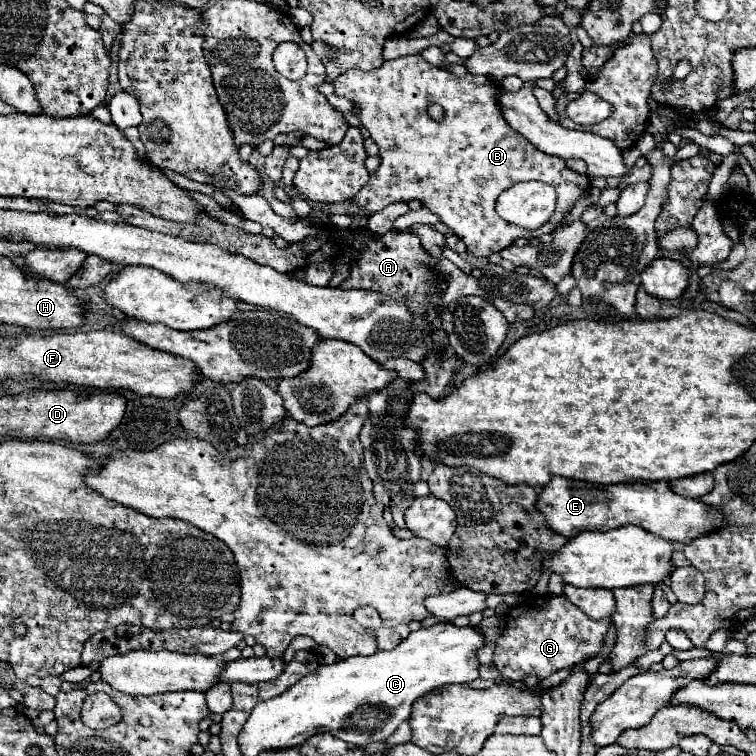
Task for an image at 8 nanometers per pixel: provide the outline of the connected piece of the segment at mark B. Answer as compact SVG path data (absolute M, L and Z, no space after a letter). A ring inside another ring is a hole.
M416 54L388 60L372 72L348 70L340 74L334 80L334 92L362 106L362 112L358 114L360 124L362 128L368 130L370 138L378 144L380 158L382 158L378 170L370 174L370 180L354 196L354 206L350 208L348 214L358 214L360 208L364 208L364 214L370 216L394 202L420 200L424 208L434 212L440 218L440 222L444 222L452 230L452 234L456 234L466 244L468 254L476 258L500 252L506 246L510 246L516 238L540 238L542 234L554 232L560 220L590 190L590 178L586 174L578 174L566 168L566 162L562 158L540 152L536 146L526 142L524 136L520 136L520 132L516 132L504 120L504 114L500 112L500 102L498 102L498 90L500 86L488 76L482 76L482 84L480 84L478 76L472 76L472 74L454 76L452 72L436 68L436 66L424 66L422 72L416 76ZM416 98L422 100L422 104L424 102L440 104L444 108L444 120L434 122L430 116L416 116ZM526 180L540 180L556 188L558 222L548 222L540 230L524 230L520 226L508 224L504 218L498 216L496 198L500 196L500 192Z

